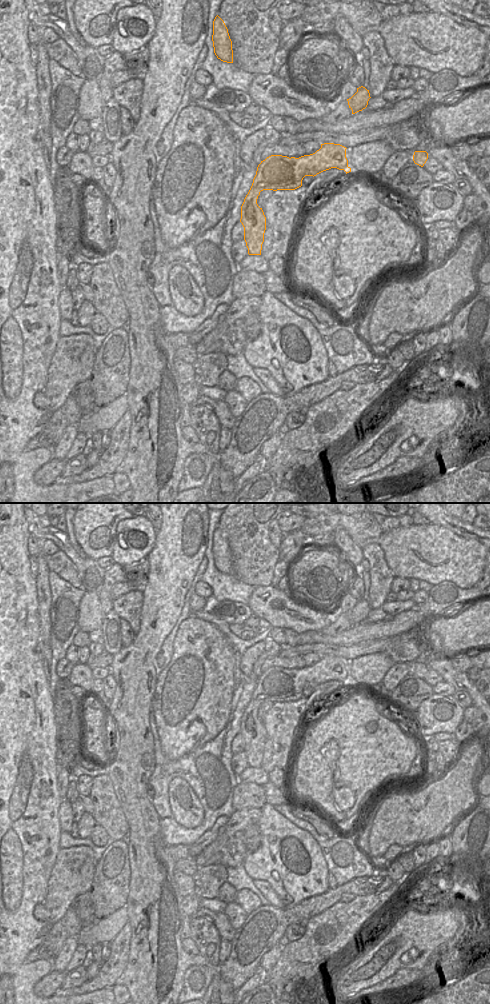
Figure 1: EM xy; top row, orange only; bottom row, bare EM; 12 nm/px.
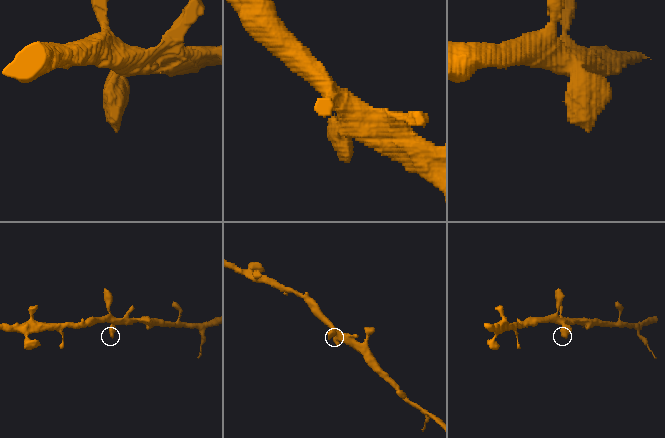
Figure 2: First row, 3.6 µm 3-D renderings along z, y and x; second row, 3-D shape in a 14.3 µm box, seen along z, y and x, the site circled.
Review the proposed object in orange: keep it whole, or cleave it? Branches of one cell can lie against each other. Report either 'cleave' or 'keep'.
keep

